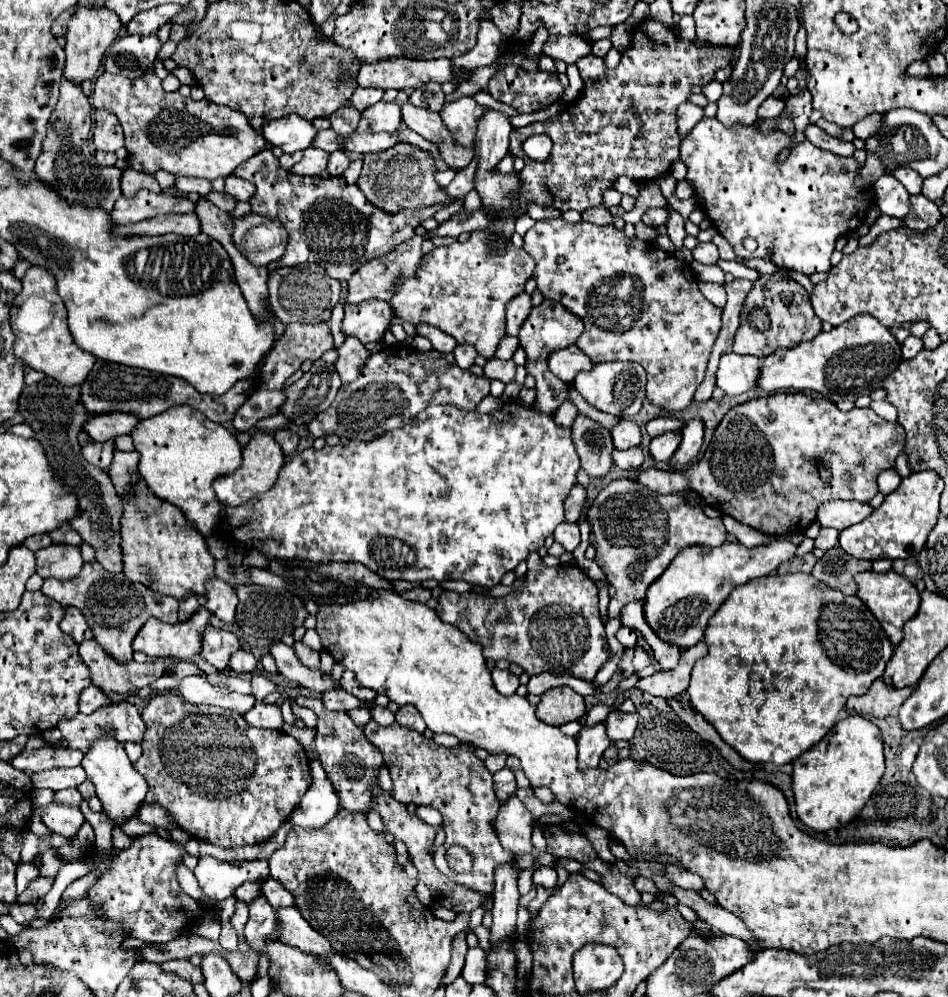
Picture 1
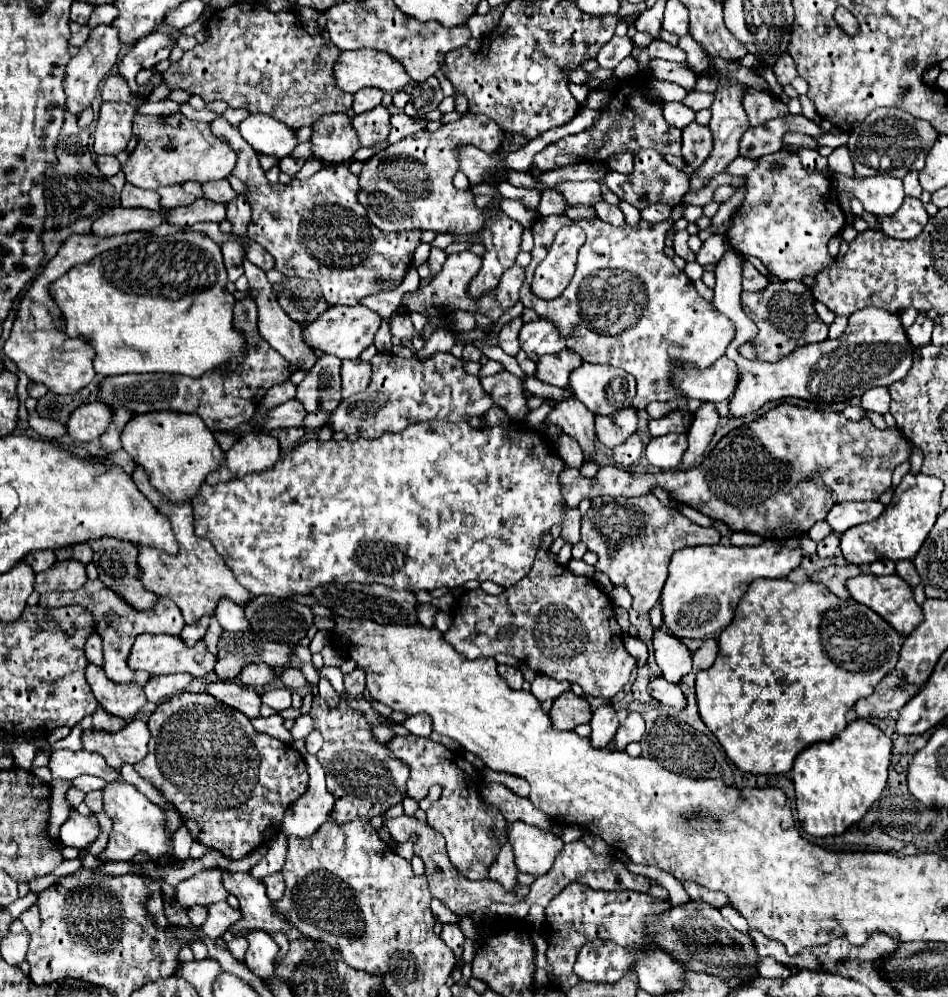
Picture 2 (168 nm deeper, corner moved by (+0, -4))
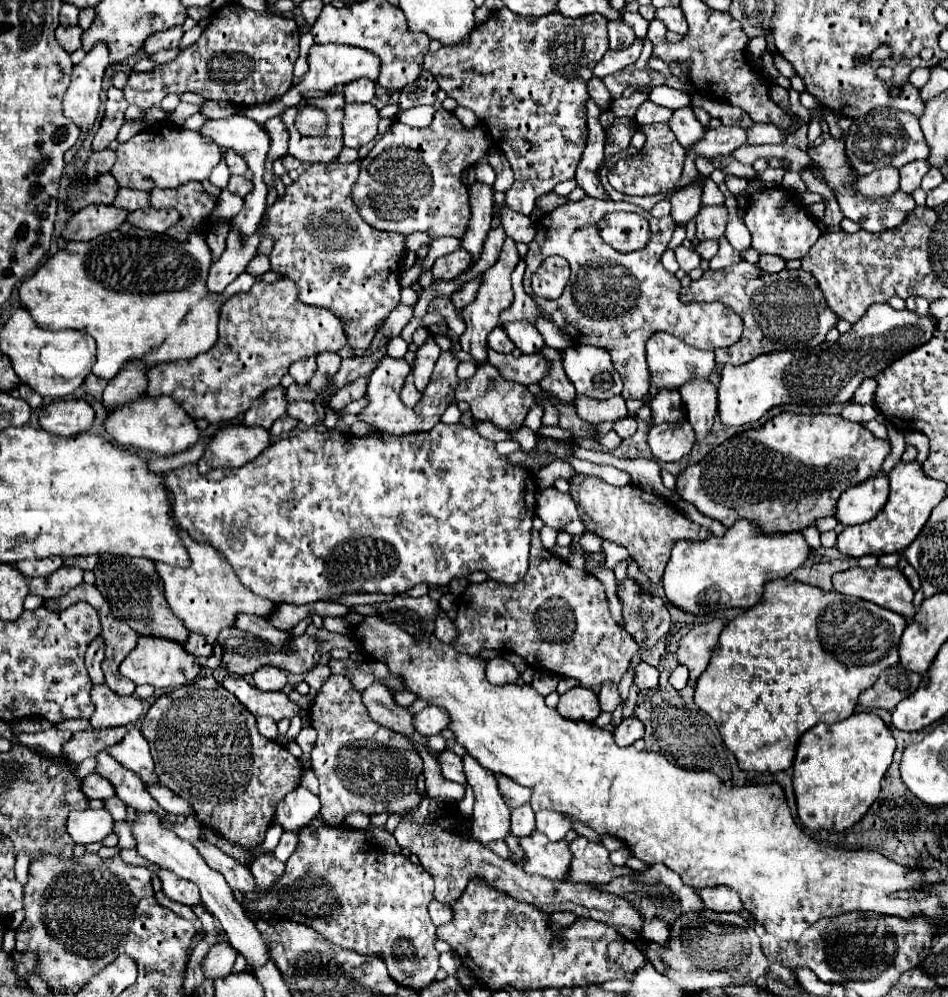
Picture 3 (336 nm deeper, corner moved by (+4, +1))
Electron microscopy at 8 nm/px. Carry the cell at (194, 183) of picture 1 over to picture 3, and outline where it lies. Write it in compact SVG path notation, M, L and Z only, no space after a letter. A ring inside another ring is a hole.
M232 175L230 181L228 181L228 191L234 193L234 195L238 195L238 197L244 197L250 189L252 189L252 181L246 179L246 177Z

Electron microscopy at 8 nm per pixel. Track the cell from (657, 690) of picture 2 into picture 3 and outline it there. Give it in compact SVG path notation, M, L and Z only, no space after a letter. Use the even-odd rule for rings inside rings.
M640 663L636 667L636 677L634 677L634 683L640 687L640 689L658 689L658 679L660 679L660 671L652 665L646 665L646 663Z

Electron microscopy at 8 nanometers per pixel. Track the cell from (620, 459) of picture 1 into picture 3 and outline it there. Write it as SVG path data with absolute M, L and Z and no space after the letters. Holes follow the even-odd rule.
M624 417L620 421L614 423L614 431L622 437L622 439L628 439L636 433L636 421L632 417Z

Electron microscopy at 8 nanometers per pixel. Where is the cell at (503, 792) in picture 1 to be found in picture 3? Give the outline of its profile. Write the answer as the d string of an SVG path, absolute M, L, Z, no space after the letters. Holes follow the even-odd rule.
M530 805L512 809L512 833L516 837L526 837L534 831L534 811Z

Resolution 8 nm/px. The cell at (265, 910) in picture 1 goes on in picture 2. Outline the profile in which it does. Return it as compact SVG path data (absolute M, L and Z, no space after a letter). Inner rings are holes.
M252 930L248 936L248 952L244 964L250 968L254 976L260 980L272 980L276 978L276 956L278 956L278 944L270 938L268 932L262 930Z

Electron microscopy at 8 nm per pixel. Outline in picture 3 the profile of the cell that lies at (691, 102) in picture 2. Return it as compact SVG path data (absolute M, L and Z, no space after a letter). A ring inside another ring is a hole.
M654 87L650 91L650 99L662 107L668 109L682 109L682 107L690 107L690 95L686 91L680 89L672 89L672 87Z

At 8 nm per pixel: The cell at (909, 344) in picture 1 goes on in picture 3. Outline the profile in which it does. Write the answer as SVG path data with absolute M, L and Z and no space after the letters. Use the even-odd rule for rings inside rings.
M910 297L906 299L906 307L914 313L920 313L920 315L928 315L928 301L924 297Z

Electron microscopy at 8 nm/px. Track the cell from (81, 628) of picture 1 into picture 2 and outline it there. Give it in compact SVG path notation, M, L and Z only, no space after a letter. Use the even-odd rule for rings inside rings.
M92 634L92 638L88 638L88 642L86 642L86 656L88 656L88 660L92 664L102 668L104 660L102 660L102 638L100 638L100 634Z

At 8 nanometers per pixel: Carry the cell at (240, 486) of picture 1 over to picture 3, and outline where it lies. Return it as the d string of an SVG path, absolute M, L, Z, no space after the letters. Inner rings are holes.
M228 425L220 429L208 451L210 467L242 467L248 461L254 461L270 445L270 433L264 427L246 427L246 425Z

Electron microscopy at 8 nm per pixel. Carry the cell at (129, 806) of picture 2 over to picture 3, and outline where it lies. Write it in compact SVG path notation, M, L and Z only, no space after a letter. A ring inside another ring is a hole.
M134 813L134 821L130 823L130 829L136 839L136 851L140 857L154 861L154 865L168 869L168 871L176 873L178 877L188 879L198 885L200 895L202 895L202 905L208 909L208 913L212 913L220 921L220 927L224 929L230 945L248 959L250 967L258 967L258 965L266 963L268 947L262 941L262 935L256 929L254 921L250 919L250 915L246 915L242 911L242 905L238 901L234 901L232 889L228 887L224 877L220 877L220 873L216 873L214 869L210 869L206 865L206 861L200 857L200 853L196 853L196 847L192 843L182 841L170 827L164 825L164 819L156 817L154 813Z

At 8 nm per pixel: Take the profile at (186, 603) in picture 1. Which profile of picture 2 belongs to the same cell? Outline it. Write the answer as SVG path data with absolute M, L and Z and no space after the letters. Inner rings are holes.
M198 622L198 624L192 624L192 626L184 626L180 638L184 640L186 646L194 646L196 642L200 642L204 638L206 630L208 630L208 624L206 622Z

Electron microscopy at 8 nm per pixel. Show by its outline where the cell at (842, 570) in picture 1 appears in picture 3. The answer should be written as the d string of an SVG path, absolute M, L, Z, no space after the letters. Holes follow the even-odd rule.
M830 561L830 563L816 563L810 569L800 567L796 569L796 573L792 573L794 579L808 583L808 585L816 585L824 591L832 591L832 575L838 571L846 571L850 565L848 561Z

